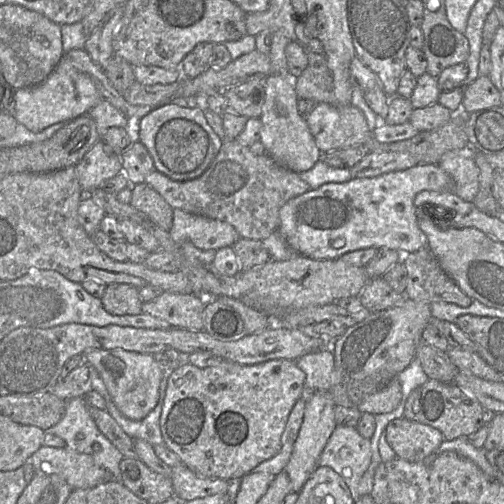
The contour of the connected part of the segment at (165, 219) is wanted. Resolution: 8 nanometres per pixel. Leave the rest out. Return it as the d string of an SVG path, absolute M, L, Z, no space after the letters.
M147 183L132 185L130 205L146 214L166 232L173 225L173 210L165 199Z

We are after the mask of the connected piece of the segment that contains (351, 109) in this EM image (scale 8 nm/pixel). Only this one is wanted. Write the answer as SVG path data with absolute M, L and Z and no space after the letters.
M317 103L307 115L306 122L322 153L364 144L372 133L363 112L352 104Z

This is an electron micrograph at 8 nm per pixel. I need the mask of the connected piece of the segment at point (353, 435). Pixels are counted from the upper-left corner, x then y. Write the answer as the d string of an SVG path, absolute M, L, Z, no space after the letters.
M337 425L318 462L338 473L357 500L357 487L370 466L372 450L370 439L362 437L355 427Z

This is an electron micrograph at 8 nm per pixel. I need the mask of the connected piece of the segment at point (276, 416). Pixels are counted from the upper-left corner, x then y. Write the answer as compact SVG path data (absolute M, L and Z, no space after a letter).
M273 359L257 364L240 364L229 360L223 360L216 366L199 368L190 363L184 363L176 368L168 378L168 385L160 416L160 428L163 436L163 444L175 452L181 462L197 475L207 478L220 478L227 481L239 481L243 476L251 472L260 463L275 456L282 445L282 435L295 403L300 398L306 398L305 390L306 374L297 366L296 361L287 359Z

